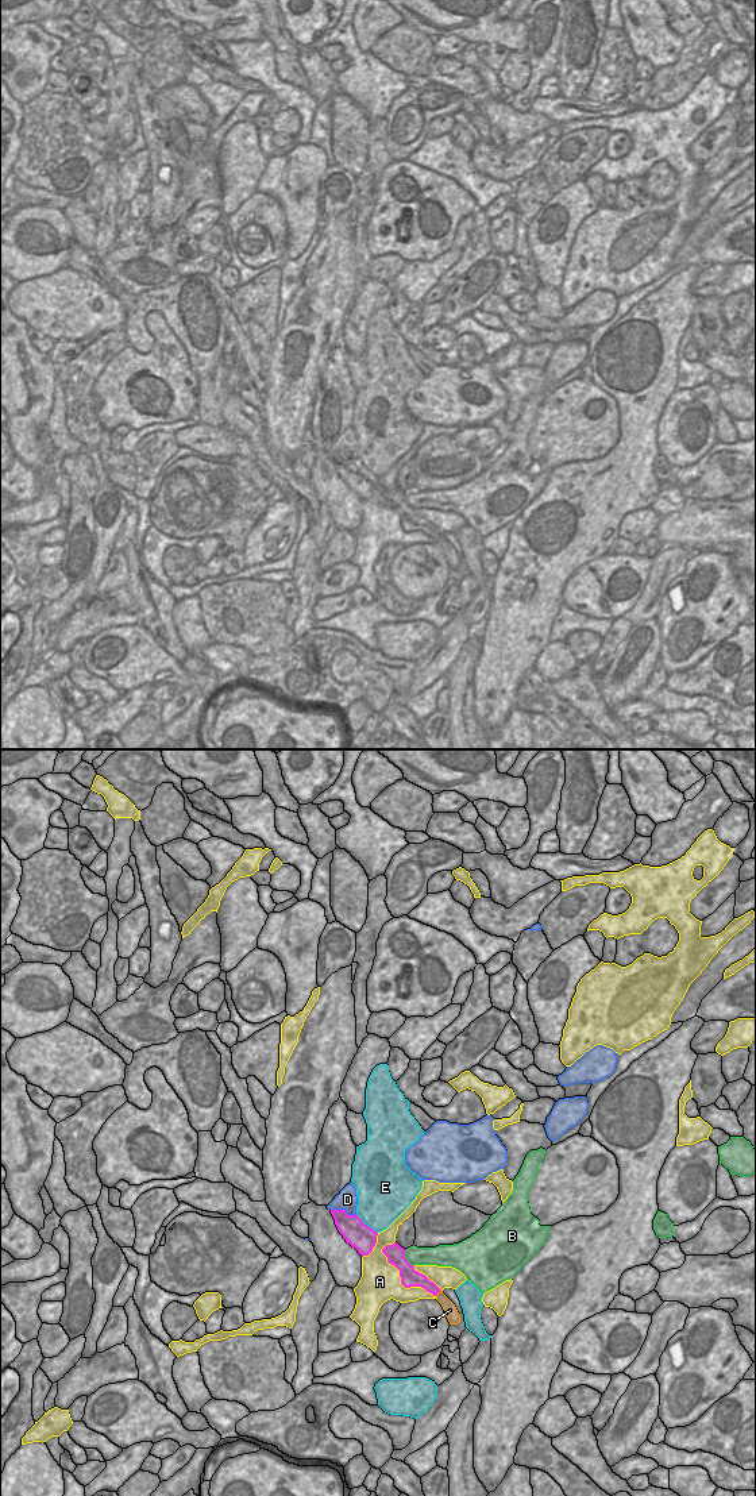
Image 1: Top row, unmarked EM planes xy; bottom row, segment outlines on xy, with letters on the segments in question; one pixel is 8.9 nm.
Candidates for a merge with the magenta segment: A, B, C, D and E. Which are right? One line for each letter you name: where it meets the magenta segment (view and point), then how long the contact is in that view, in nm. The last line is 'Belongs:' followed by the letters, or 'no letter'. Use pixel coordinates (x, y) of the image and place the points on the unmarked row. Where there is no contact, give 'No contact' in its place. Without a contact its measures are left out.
C: Touches magenta at xy (438, 536). Shared border 80 nm
Belongs: C

